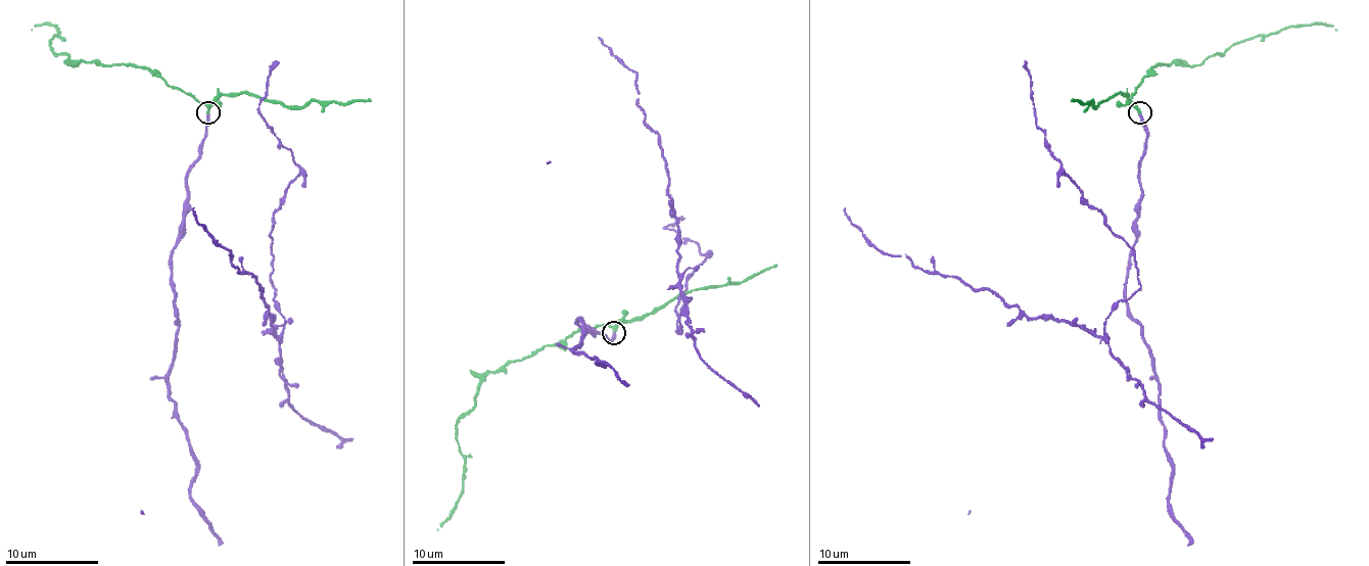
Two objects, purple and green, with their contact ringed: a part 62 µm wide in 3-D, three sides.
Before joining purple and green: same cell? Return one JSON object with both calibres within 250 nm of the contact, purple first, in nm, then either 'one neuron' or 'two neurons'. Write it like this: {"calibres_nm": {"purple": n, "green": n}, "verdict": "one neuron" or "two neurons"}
{"calibres_nm": {"purple": 280, "green": 200}, "verdict": "two neurons"}

